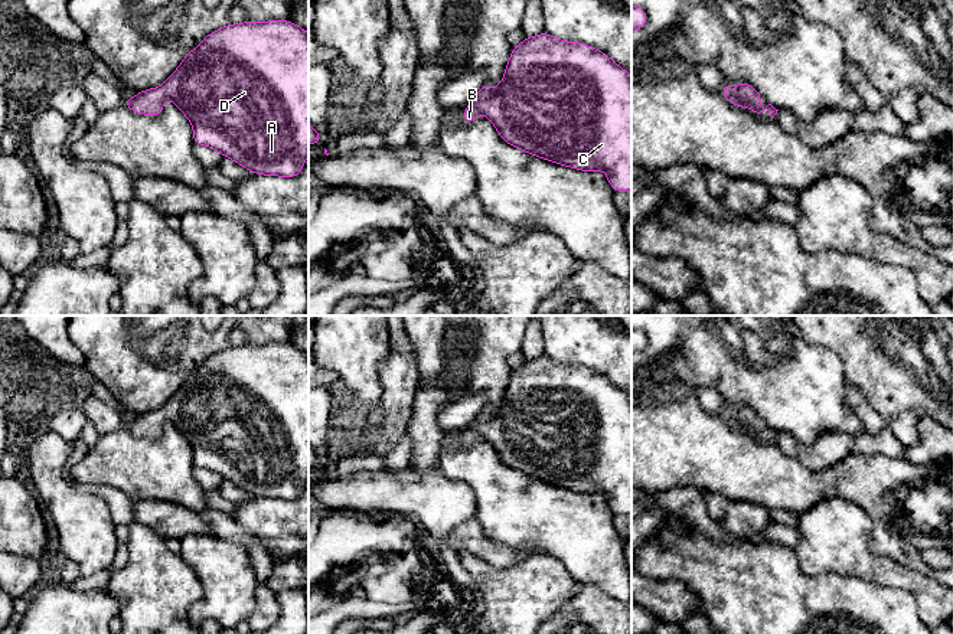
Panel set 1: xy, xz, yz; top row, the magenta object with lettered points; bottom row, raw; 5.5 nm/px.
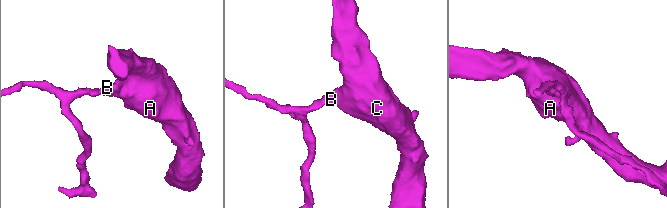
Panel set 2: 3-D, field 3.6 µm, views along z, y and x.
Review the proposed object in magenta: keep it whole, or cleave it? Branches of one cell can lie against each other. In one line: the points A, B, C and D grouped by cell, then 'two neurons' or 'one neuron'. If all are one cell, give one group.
A B C D; one neuron

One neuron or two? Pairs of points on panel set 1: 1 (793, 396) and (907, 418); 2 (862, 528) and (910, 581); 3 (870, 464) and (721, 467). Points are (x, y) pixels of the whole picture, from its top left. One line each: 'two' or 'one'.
1: two
2: one
3: one

